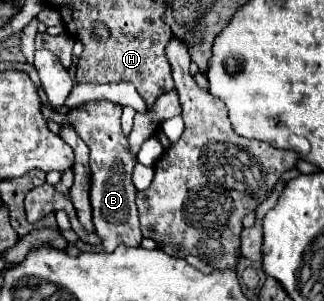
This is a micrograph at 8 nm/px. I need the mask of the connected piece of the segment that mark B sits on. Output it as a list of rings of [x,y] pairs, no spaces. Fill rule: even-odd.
[[[91,101],[83,103],[79,109],[69,111],[69,119],[77,131],[77,135],[91,149],[91,207],[93,207],[93,225],[95,233],[103,243],[103,251],[111,253],[119,245],[139,247],[141,231],[135,209],[135,193],[137,189],[131,183],[131,173],[135,165],[135,157],[131,157],[127,147],[127,137],[121,133],[121,107],[109,101]]]

